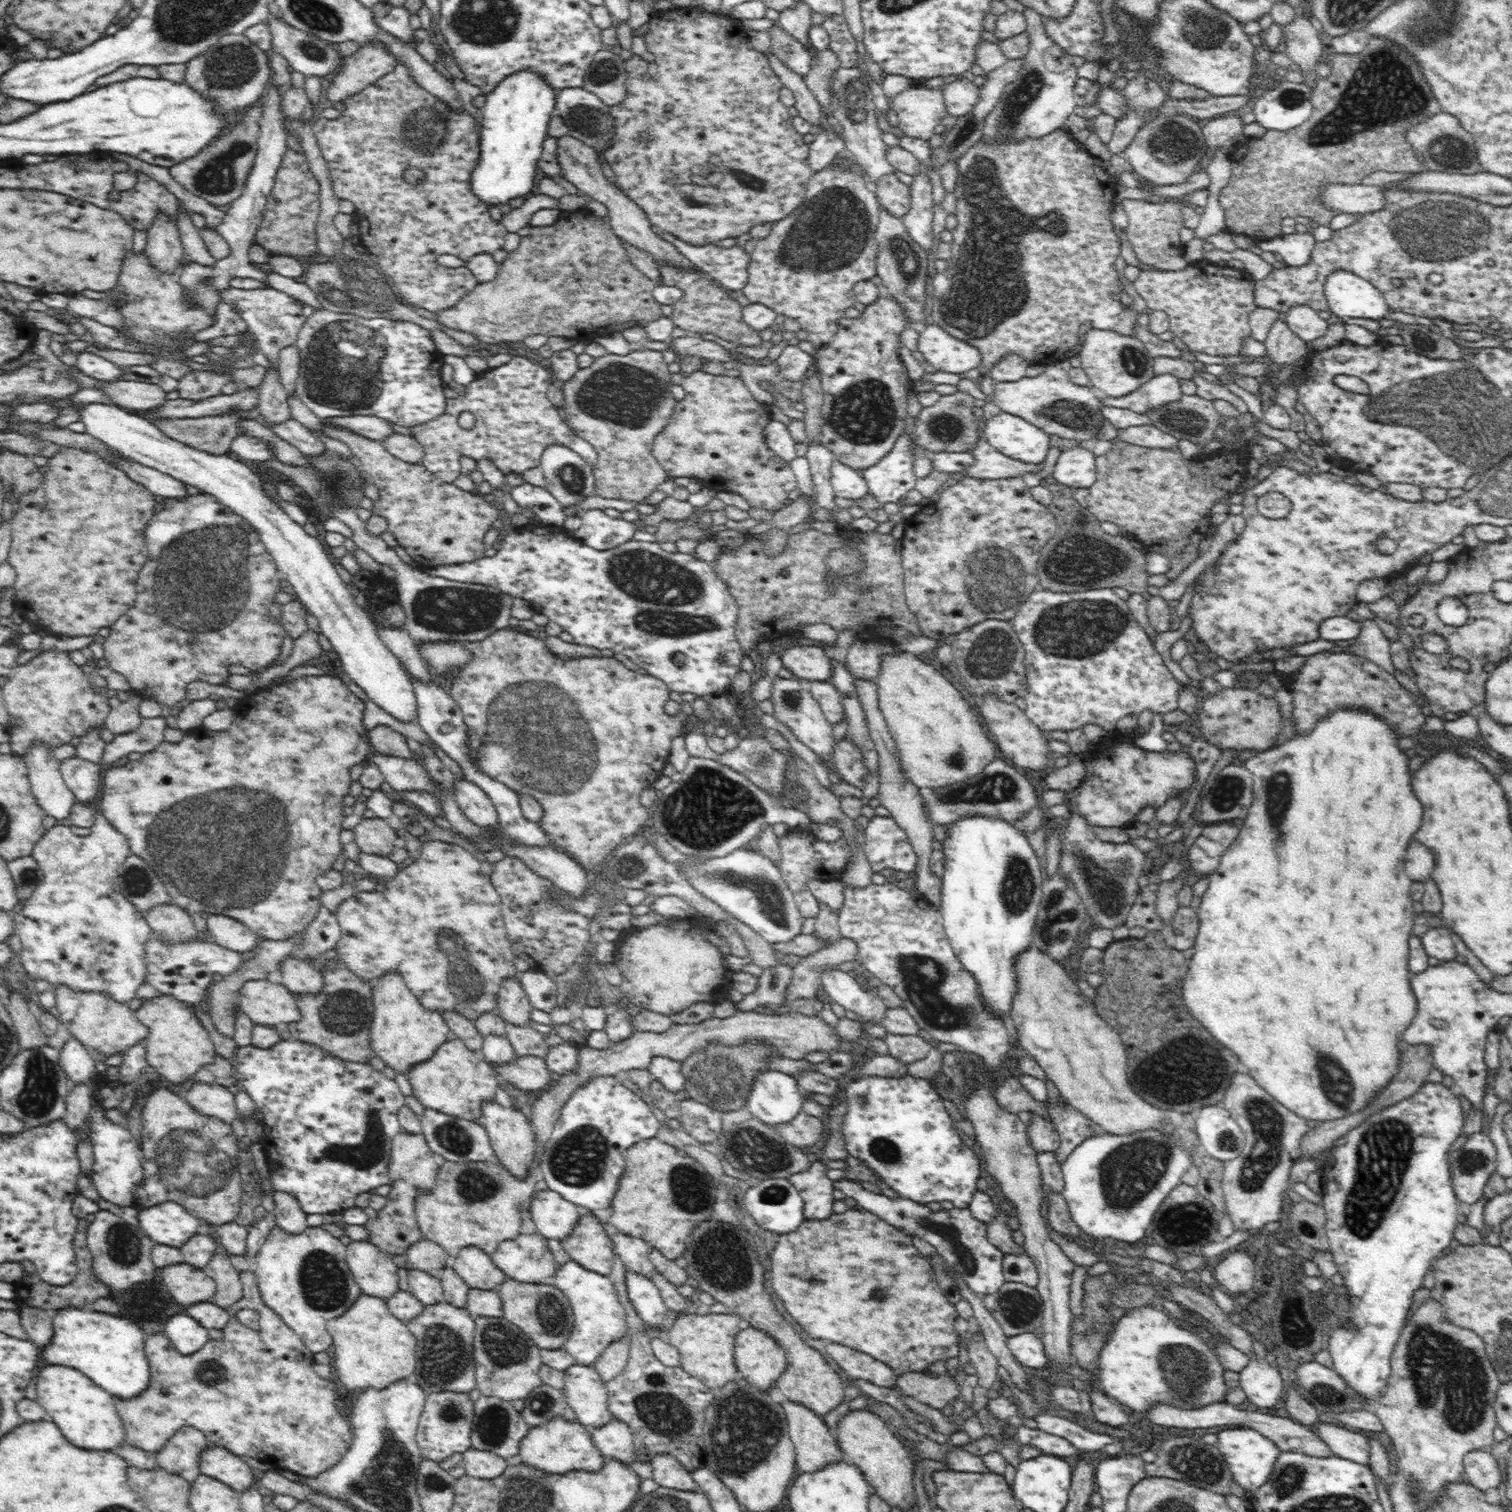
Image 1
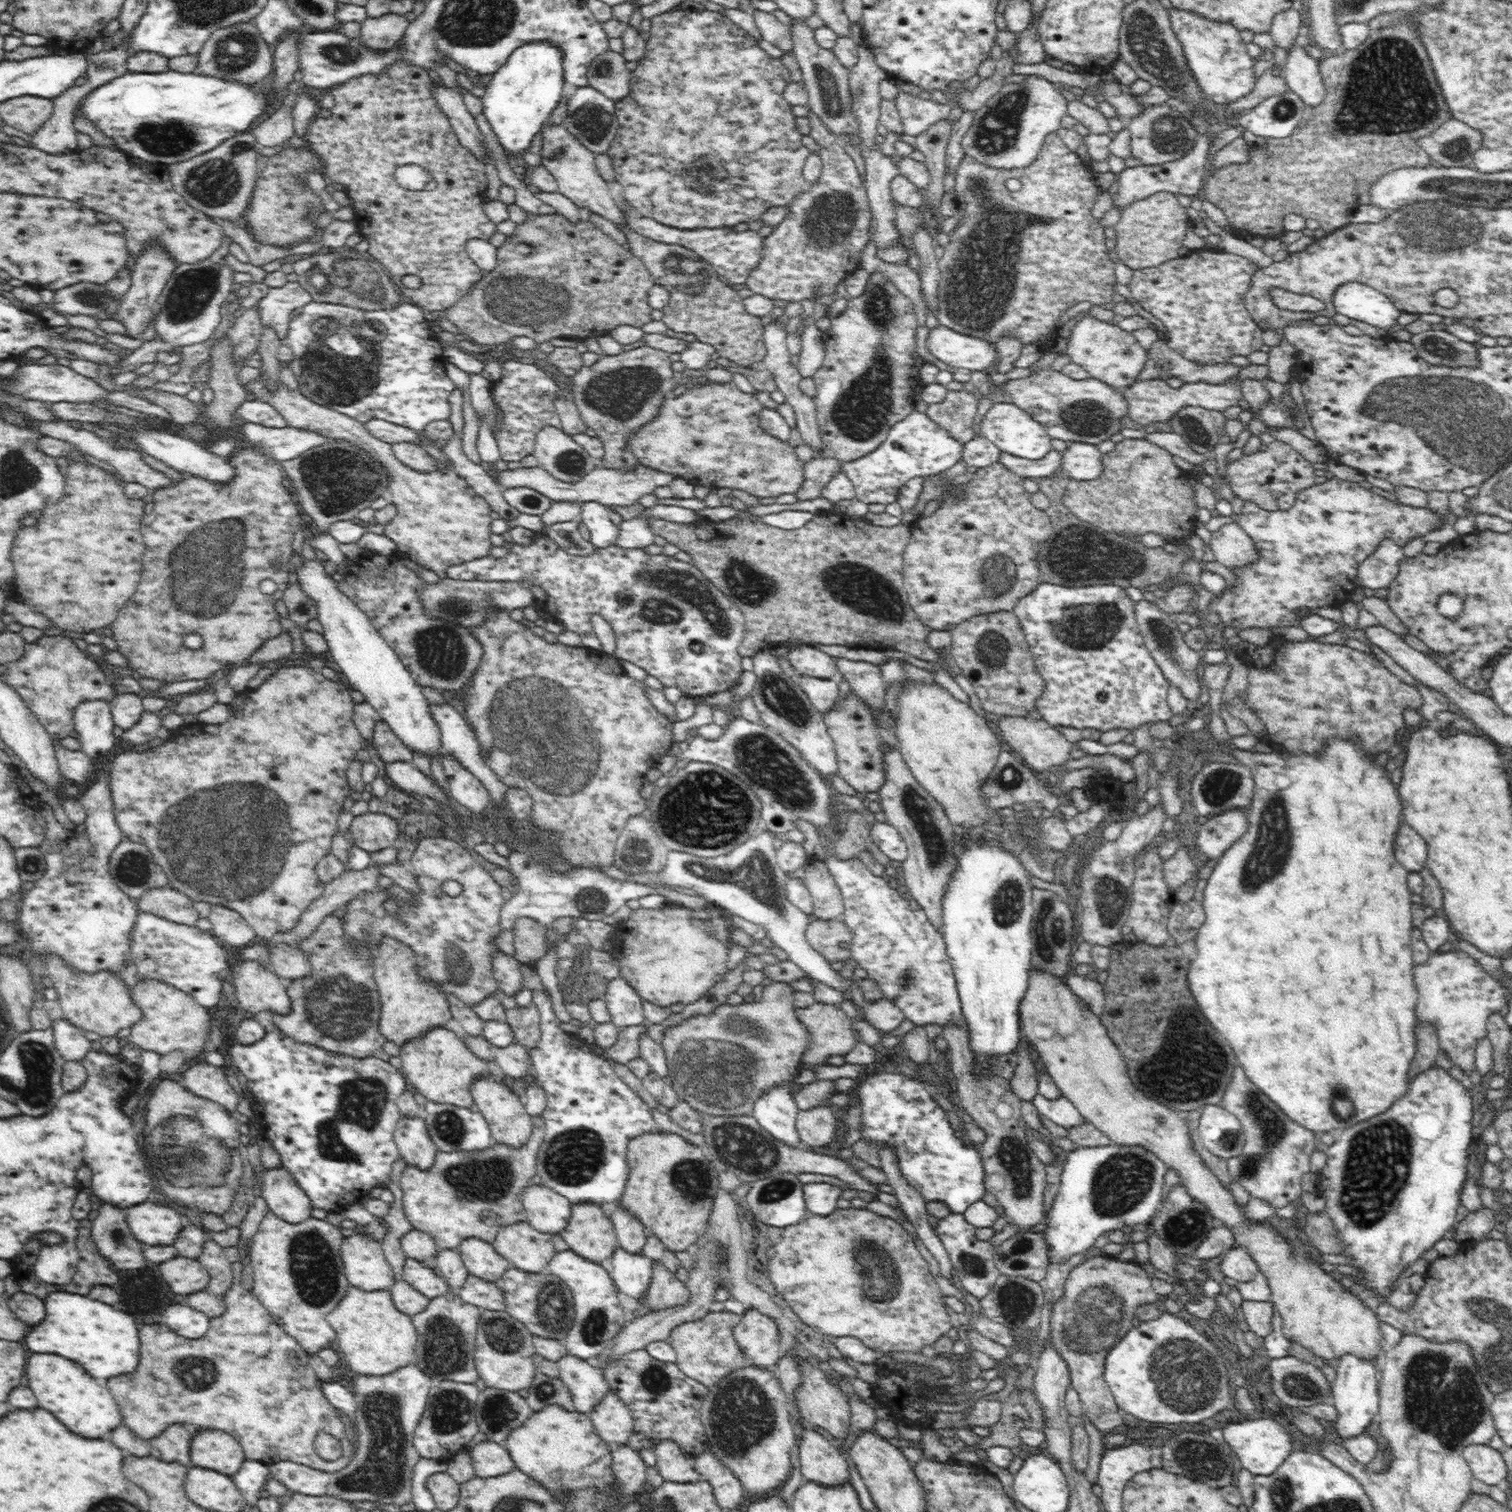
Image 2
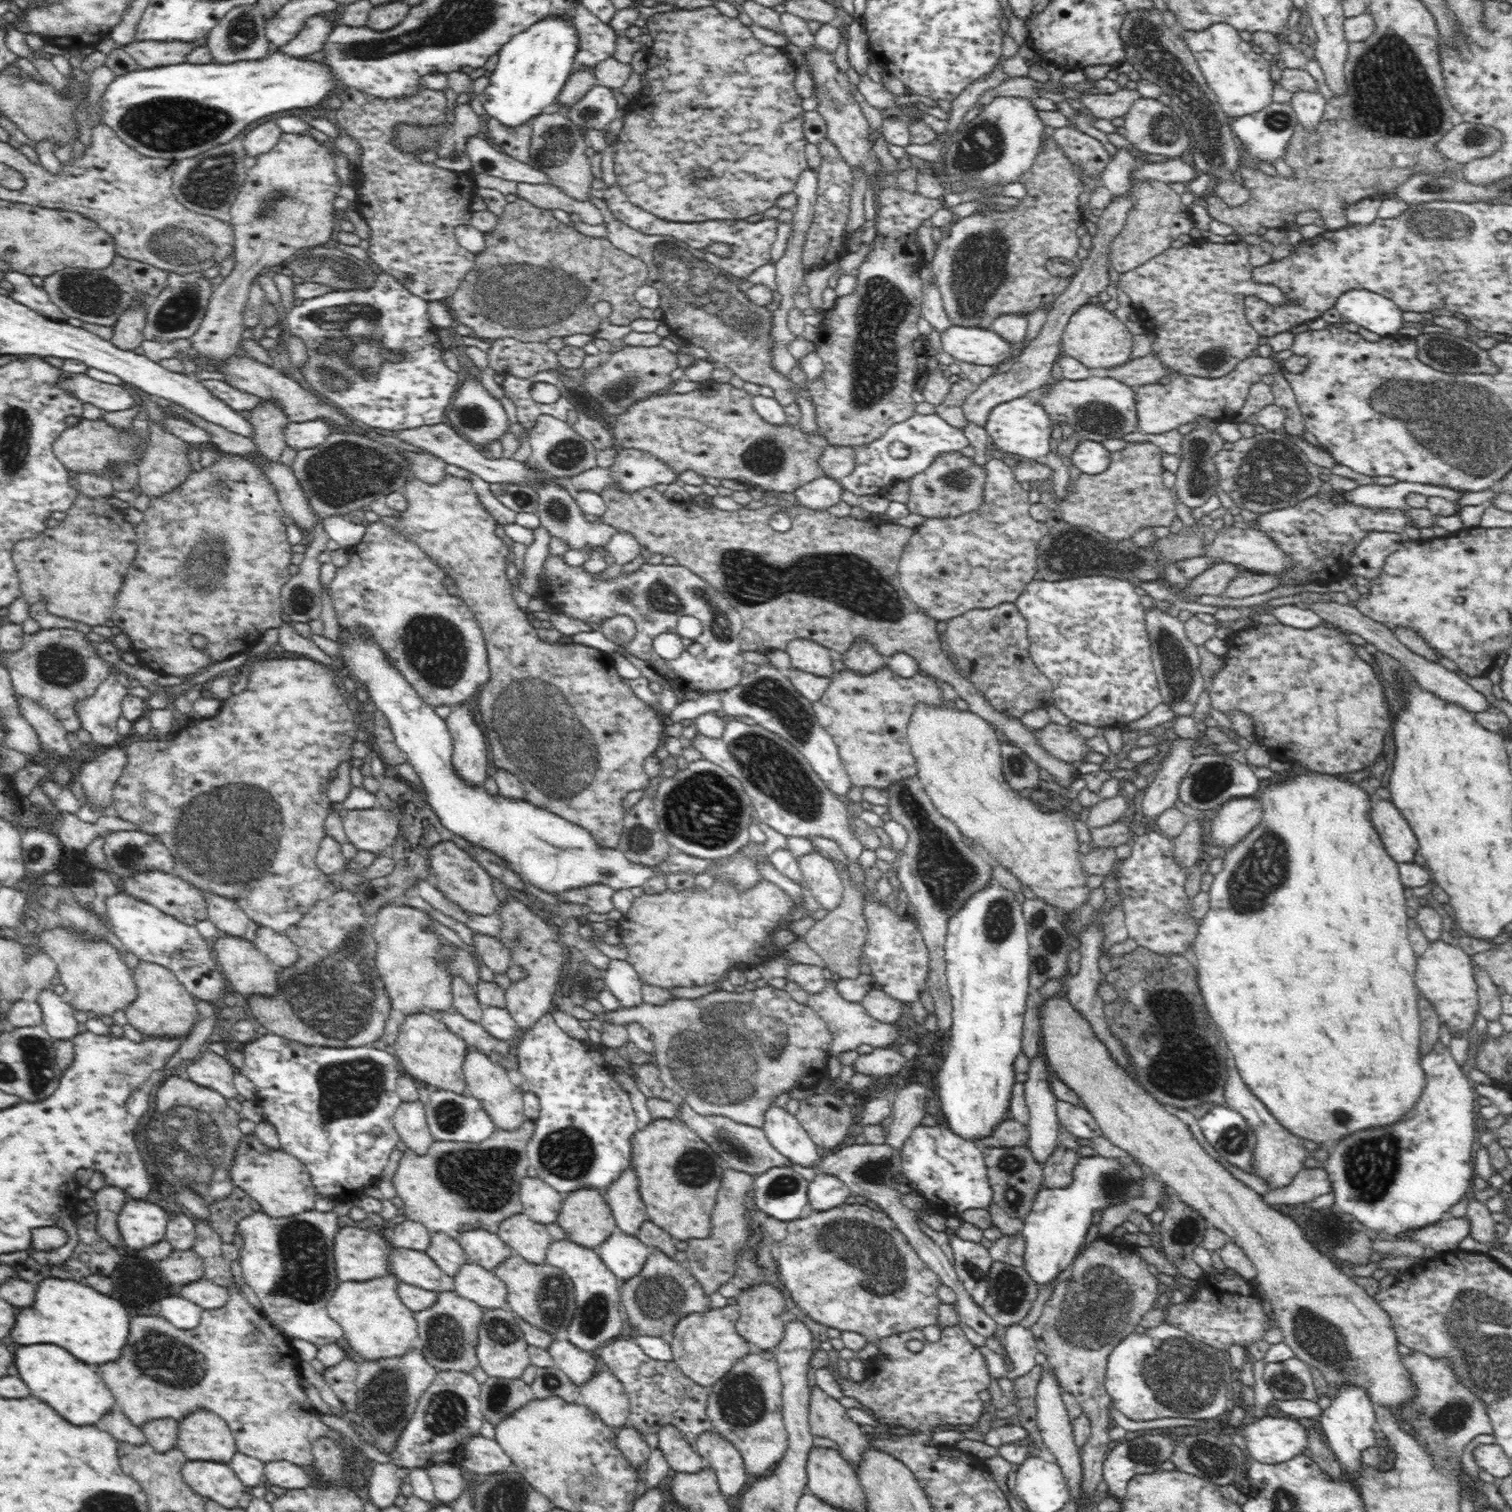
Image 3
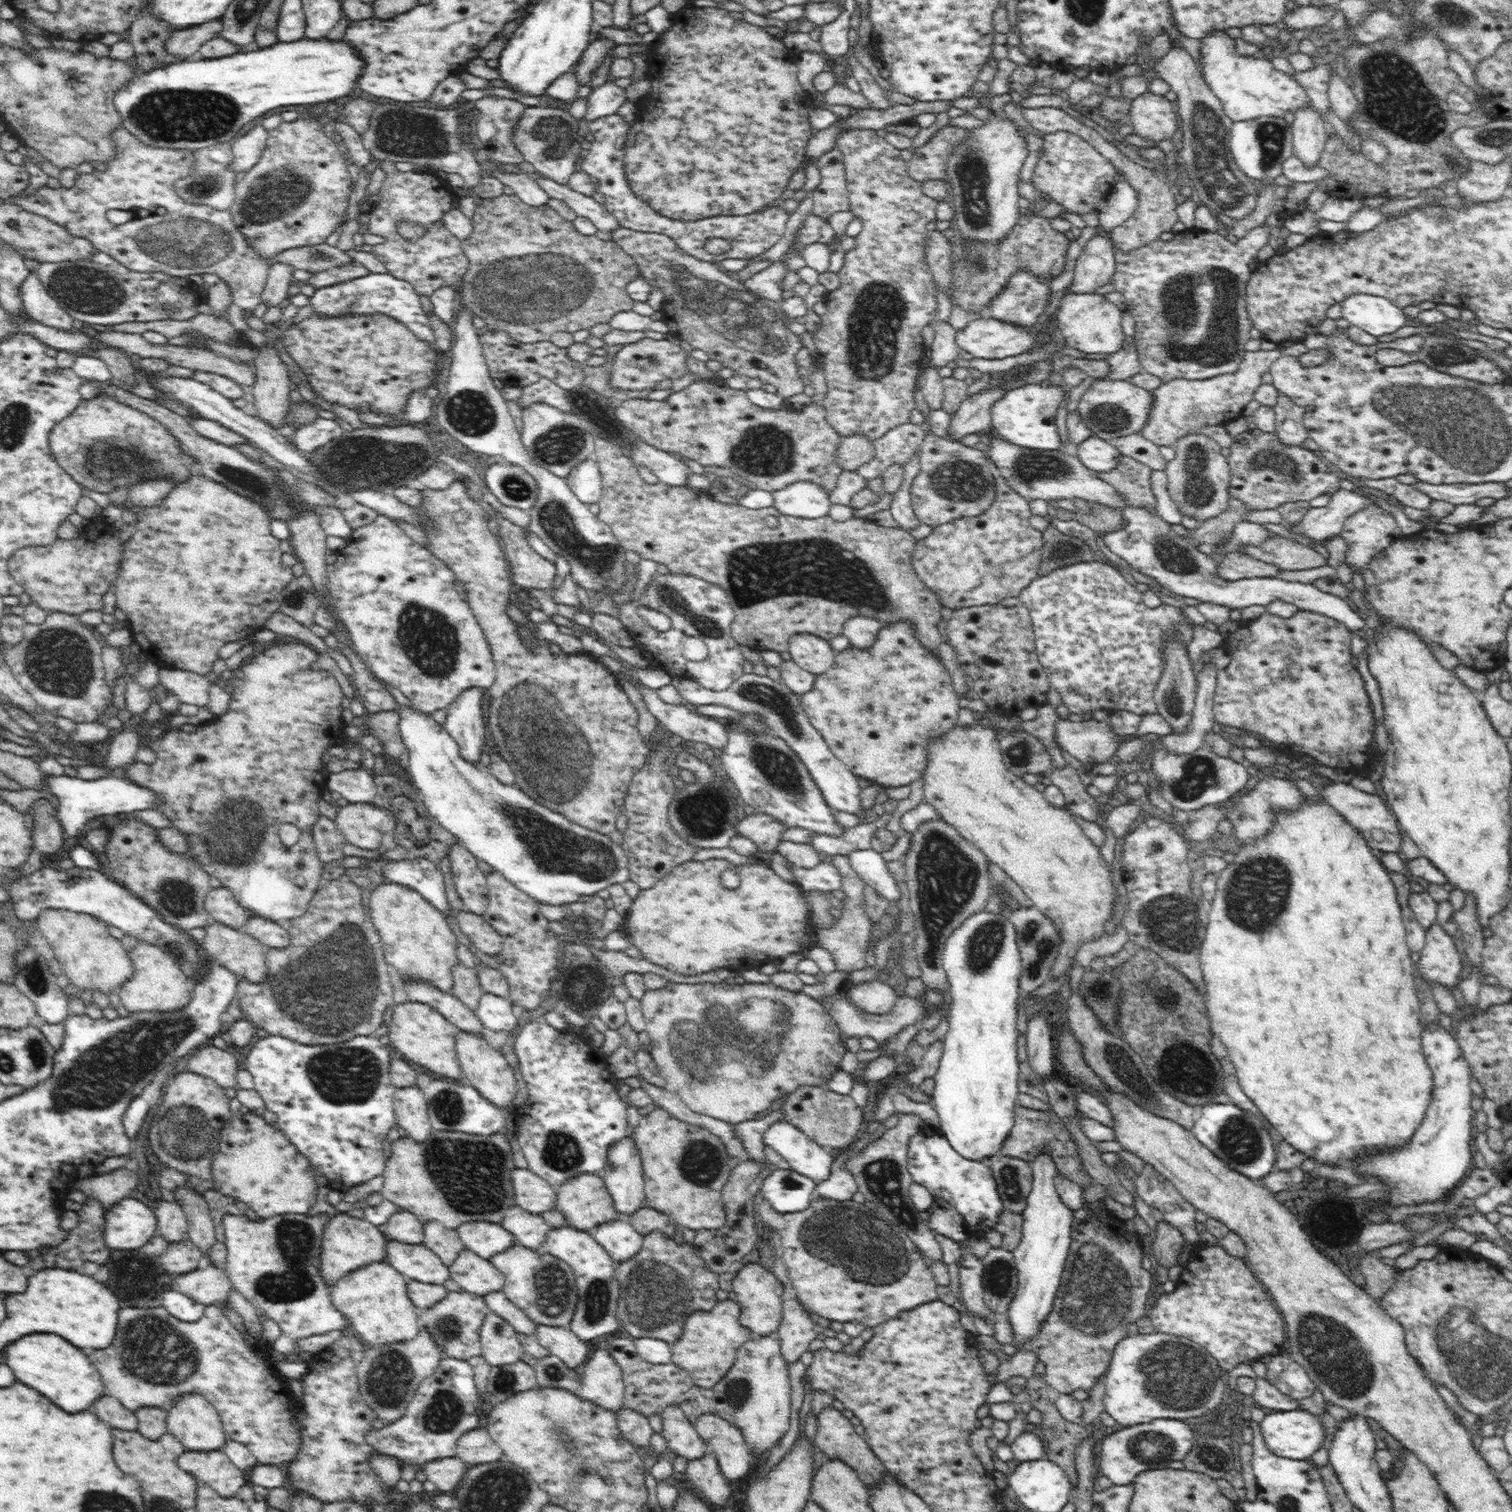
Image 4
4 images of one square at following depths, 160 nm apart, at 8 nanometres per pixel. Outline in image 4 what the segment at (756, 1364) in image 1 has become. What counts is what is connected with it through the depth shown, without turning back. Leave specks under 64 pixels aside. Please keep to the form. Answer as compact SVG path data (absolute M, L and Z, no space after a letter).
M746 1264L735 1274L732 1286L738 1298L738 1304L741 1308L739 1318L740 1324L760 1336L772 1334L779 1329L780 1321L783 1317L782 1293L785 1290L784 1285L773 1275L772 1270L764 1268L762 1264Z

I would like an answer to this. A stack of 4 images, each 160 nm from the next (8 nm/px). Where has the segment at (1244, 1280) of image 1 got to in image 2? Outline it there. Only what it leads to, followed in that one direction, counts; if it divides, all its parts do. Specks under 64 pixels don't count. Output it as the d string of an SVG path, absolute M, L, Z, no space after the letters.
M1232 1247L1224 1252L1219 1270L1225 1277L1234 1278L1238 1282L1250 1282L1256 1278L1259 1267L1251 1254L1248 1254L1242 1247Z

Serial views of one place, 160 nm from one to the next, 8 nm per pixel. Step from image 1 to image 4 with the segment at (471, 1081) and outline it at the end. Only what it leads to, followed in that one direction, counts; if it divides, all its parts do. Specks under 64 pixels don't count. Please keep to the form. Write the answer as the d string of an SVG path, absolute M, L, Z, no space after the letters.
M418 1002L398 1004L393 1010L392 1022L388 1025L388 1038L393 1052L402 1054L402 1058L406 1058L407 1062L420 1064L438 1076L452 1078L452 1080L463 1078L456 1053L455 1038L458 1036L459 1029L454 1024L446 1020L432 1006Z

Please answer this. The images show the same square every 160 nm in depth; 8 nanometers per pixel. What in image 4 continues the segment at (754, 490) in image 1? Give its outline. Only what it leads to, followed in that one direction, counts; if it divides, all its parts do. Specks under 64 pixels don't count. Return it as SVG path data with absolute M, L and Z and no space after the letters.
M698 380L686 388L674 392L664 400L630 399L622 401L614 412L616 418L632 430L634 436L664 452L680 454L704 466L728 468L742 476L754 488L774 493L795 482L812 481L822 484L831 493L836 488L838 476L843 471L836 461L836 450L842 435L835 431L825 419L824 407L816 402L801 410L782 404L779 409L764 409L750 401L747 391L735 390L728 385Z

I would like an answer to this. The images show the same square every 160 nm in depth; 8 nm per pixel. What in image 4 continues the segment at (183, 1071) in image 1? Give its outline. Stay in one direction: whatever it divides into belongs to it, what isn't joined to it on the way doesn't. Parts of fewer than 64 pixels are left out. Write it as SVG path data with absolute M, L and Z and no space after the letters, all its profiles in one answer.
M140 942L129 952L133 964L132 980L120 988L121 1005L130 1014L136 1012L167 1013L180 1012L192 1000L192 986L182 972L176 956L165 951L164 947Z

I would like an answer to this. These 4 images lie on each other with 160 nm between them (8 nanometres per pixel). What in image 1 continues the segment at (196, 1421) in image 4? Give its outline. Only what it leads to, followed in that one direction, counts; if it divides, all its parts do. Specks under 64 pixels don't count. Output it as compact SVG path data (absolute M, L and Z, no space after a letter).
M212 1445L200 1454L200 1471L214 1480L220 1480L234 1492L248 1492L257 1483L255 1473L239 1455L229 1452L227 1448Z

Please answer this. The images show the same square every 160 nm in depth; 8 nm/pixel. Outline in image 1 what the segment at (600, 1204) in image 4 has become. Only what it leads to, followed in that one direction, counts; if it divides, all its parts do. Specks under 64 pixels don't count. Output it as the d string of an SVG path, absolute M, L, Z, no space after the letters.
M591 1212L587 1215L582 1215L576 1226L572 1229L572 1232L561 1240L564 1250L568 1252L571 1260L580 1264L581 1267L588 1269L589 1271L596 1272L601 1275L609 1275L614 1262L616 1260L616 1254L613 1249L613 1237L611 1230L607 1225L602 1224L598 1217Z

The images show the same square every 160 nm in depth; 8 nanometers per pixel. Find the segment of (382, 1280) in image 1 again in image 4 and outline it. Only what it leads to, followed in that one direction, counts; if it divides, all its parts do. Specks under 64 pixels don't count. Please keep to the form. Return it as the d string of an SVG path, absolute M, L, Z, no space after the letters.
M347 1213L330 1216L327 1226L323 1228L323 1242L321 1244L322 1260L319 1271L324 1282L332 1287L344 1276L368 1264L382 1262L386 1258L388 1238L378 1227L366 1219L355 1218Z

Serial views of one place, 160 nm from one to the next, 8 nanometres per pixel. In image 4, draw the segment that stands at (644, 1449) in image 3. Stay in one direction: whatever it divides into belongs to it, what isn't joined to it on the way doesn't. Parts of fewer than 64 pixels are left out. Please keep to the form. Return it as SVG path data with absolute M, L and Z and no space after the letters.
M622 1407L617 1413L617 1425L622 1436L630 1441L639 1451L644 1451L649 1446L653 1435L652 1426L648 1423L648 1417Z

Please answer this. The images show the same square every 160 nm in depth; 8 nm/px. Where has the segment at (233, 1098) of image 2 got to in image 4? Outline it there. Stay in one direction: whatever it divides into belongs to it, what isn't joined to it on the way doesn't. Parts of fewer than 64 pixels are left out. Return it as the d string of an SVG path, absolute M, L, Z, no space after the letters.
M207 1043L192 1051L186 1060L188 1060L188 1071L208 1077L222 1088L230 1088L237 1084L238 1059L236 1057L234 1049L220 1050Z

